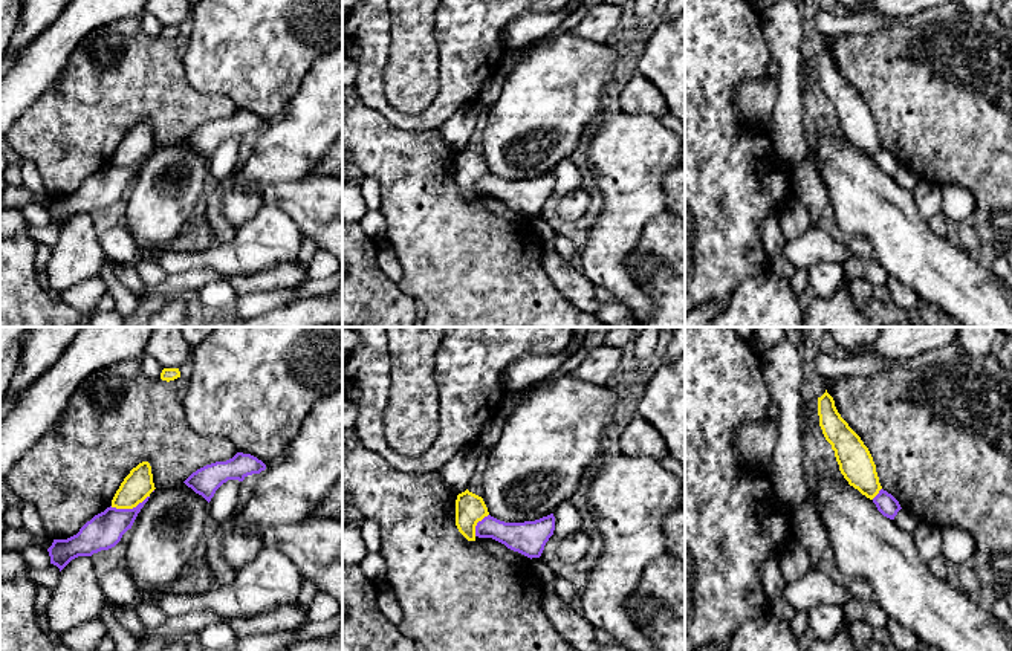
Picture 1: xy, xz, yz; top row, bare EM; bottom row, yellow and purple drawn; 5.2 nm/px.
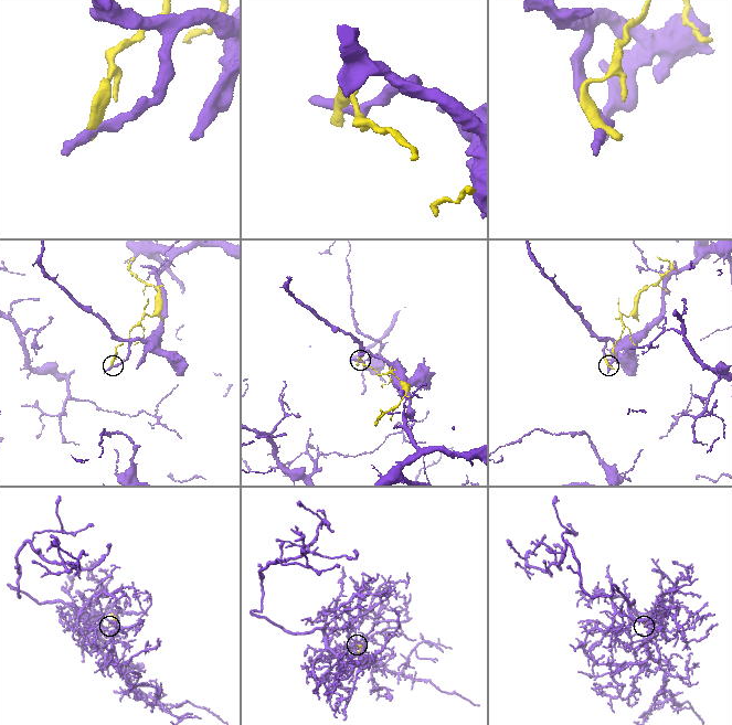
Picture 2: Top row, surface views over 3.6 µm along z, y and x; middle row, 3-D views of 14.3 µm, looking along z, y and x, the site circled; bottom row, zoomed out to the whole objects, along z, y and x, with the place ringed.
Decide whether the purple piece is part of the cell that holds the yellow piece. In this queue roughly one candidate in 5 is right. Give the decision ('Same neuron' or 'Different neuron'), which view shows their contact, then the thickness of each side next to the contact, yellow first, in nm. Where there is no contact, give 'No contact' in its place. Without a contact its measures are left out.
Different neuron. Touches yellow in xy. Thickness 160 nm (yellow) against 190 nm

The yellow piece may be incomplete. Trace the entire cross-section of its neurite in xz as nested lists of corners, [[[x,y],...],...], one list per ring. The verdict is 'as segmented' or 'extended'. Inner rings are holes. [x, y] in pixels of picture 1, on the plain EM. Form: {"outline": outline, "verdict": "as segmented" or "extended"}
{"outline": [[[468,147],[457,153],[456,183],[468,199],[475,199],[475,183],[488,173],[489,170],[482,154]]], "verdict": "as segmented"}

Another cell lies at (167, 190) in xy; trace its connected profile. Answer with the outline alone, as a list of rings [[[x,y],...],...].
[[[185,141],[173,145],[154,147],[150,151],[148,159],[144,162],[131,183],[125,226],[144,257],[147,251],[170,248],[170,241],[185,229],[188,220],[199,211],[208,173],[209,160]]]

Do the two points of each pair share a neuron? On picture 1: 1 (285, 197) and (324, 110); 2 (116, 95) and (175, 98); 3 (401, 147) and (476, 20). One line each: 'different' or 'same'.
1: different
2: same
3: different

